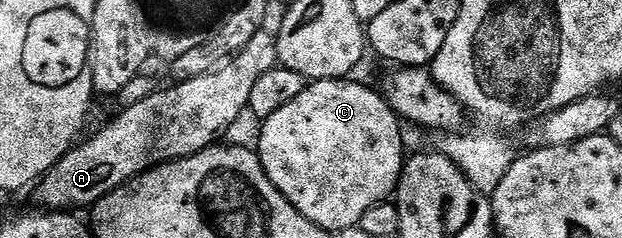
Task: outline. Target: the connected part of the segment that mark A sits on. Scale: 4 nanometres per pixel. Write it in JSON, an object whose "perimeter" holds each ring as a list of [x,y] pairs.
{"perimeter":[[[261,30],[236,56],[230,57],[226,64],[216,68],[215,71],[201,74],[201,78],[172,83],[172,88],[163,88],[160,92],[129,105],[120,116],[113,117],[96,136],[76,143],[71,151],[65,153],[43,179],[34,185],[33,193],[35,192],[35,200],[39,203],[36,205],[47,210],[79,210],[75,208],[83,208],[86,204],[94,206],[103,197],[129,183],[142,172],[147,172],[159,164],[168,164],[170,160],[180,160],[210,148],[222,137],[219,135],[226,128],[231,128],[238,122],[242,112],[248,111],[249,94],[253,94],[257,78],[261,78],[261,74],[269,74],[269,70],[273,70],[278,64],[275,36],[267,33],[267,30]]]}

